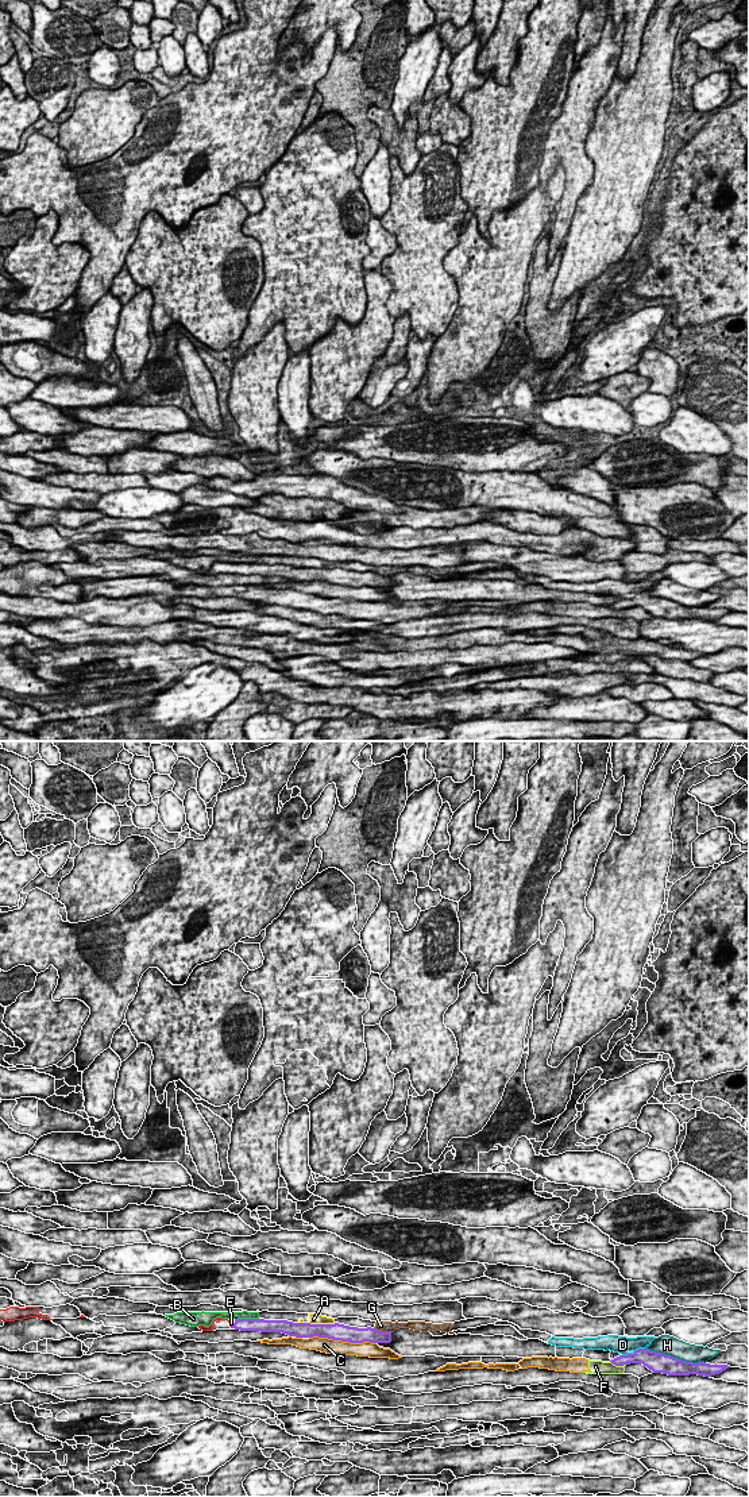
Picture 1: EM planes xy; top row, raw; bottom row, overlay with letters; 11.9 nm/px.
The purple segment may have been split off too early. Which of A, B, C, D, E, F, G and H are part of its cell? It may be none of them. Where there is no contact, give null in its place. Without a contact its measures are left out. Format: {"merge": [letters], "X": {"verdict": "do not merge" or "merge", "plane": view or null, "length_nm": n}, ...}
{"merge": ["E"], "A": {"verdict": "do not merge", "plane": "xy", "length_nm": 320}, "B": {"verdict": "do not merge", "plane": "xy", "length_nm": 280}, "C": {"verdict": "do not merge", "plane": "xy", "length_nm": 800}, "D": {"verdict": "do not merge", "plane": "xy", "length_nm": 280}, "E": {"verdict": "merge", "plane": "xy", "length_nm": 70}, "F": {"verdict": "do not merge", "plane": "xy", "length_nm": 200}, "G": {"verdict": "do not merge", "plane": "xy", "length_nm": 220}, "H": {"verdict": "do not merge", "plane": "xy", "length_nm": 750}}

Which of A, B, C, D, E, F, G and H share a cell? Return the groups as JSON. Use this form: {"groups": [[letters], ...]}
{"groups": [["A", "B", "D", "G"], ["C", "F"], ["E"], ["H"]]}

